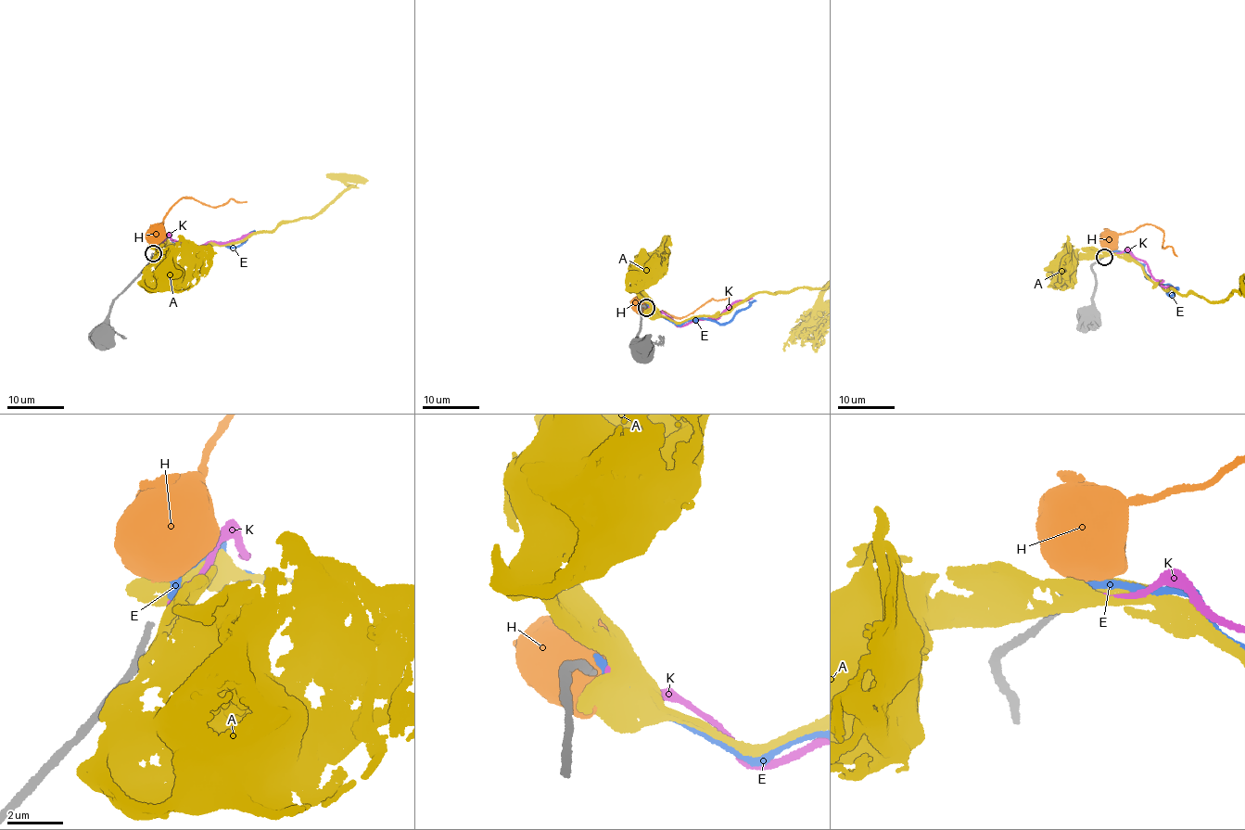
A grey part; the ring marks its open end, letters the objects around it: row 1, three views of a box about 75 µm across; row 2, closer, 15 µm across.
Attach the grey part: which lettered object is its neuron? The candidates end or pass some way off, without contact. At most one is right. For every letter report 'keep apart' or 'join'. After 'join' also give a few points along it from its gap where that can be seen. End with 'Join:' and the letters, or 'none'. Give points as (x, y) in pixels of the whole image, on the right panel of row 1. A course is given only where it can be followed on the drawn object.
A: keep apart
E: keep apart
H: keep apart
K: join
Join: K

